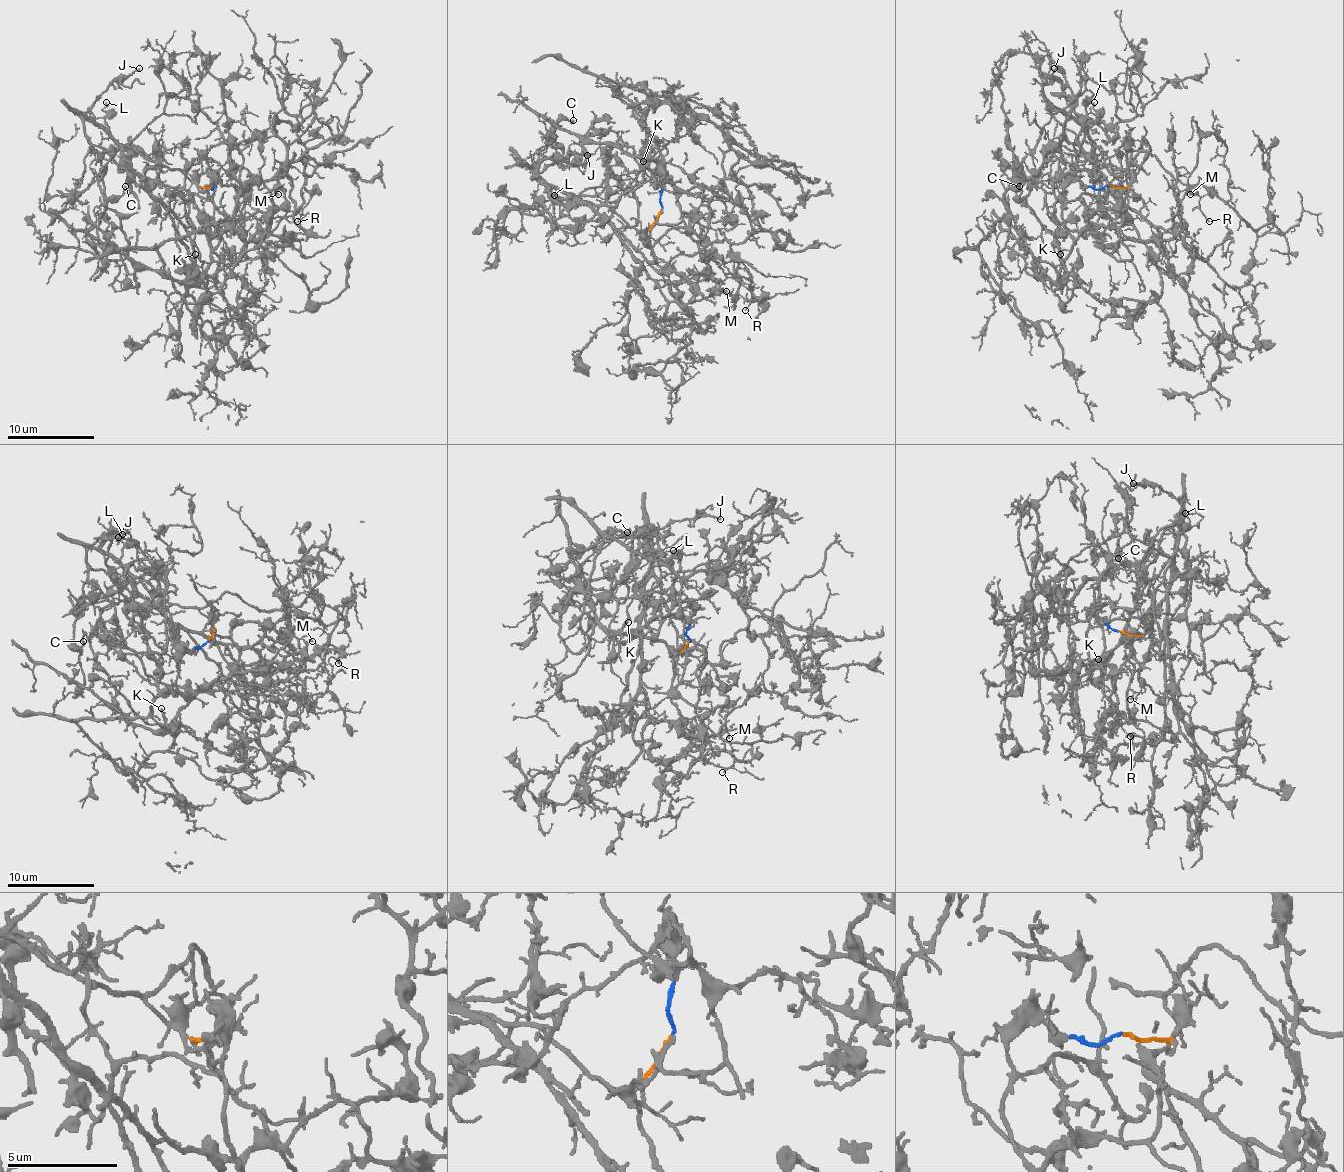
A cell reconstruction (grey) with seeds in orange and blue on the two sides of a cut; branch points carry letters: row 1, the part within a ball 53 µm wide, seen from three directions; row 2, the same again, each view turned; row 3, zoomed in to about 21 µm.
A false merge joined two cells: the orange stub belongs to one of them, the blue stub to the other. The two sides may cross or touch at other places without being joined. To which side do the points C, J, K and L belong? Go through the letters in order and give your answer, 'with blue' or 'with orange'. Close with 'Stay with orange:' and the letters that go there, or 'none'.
C: with orange
J: with orange
K: with blue
L: with orange
Stay with orange: C, J, L

